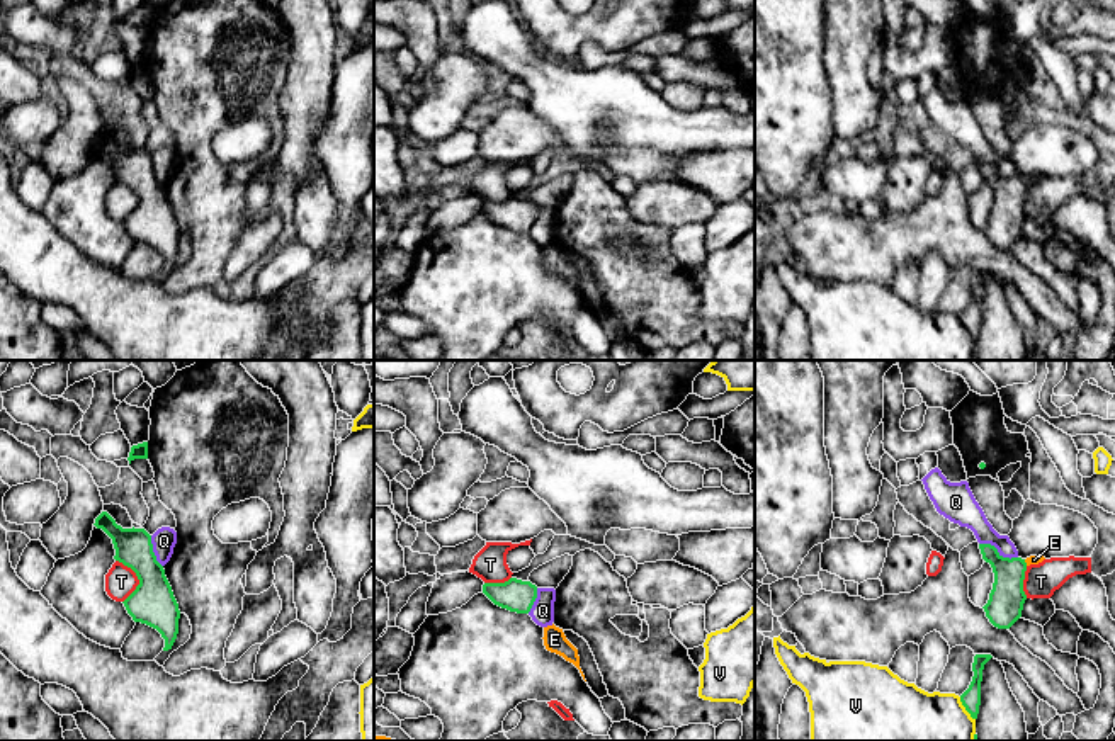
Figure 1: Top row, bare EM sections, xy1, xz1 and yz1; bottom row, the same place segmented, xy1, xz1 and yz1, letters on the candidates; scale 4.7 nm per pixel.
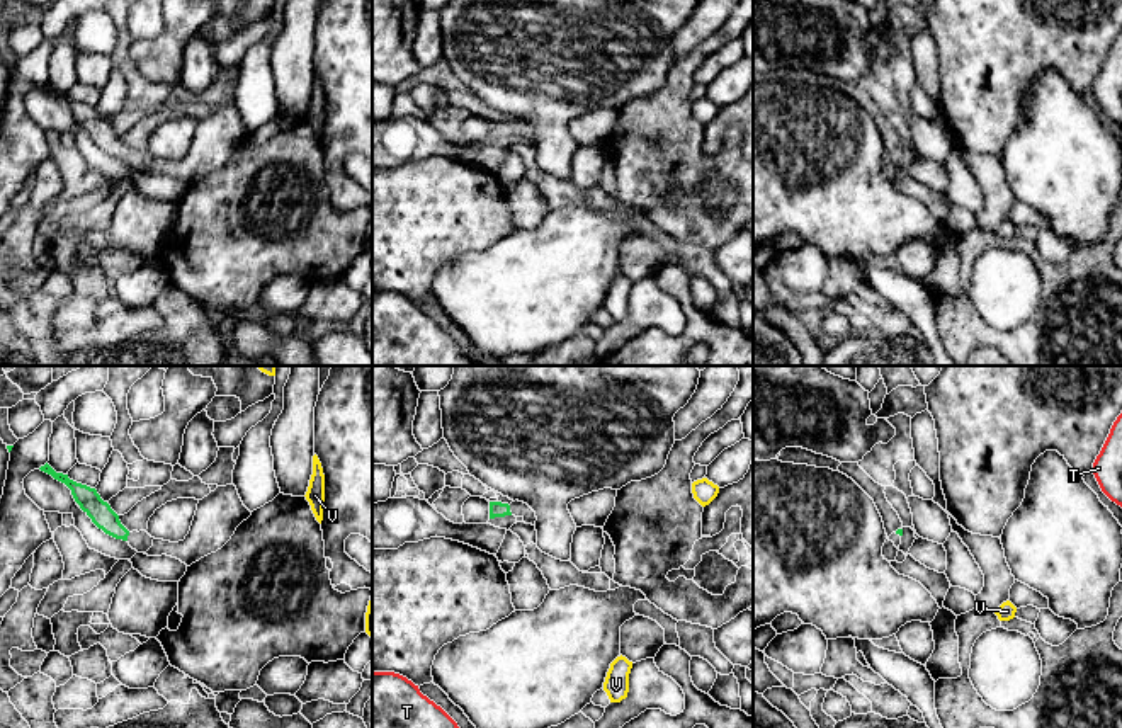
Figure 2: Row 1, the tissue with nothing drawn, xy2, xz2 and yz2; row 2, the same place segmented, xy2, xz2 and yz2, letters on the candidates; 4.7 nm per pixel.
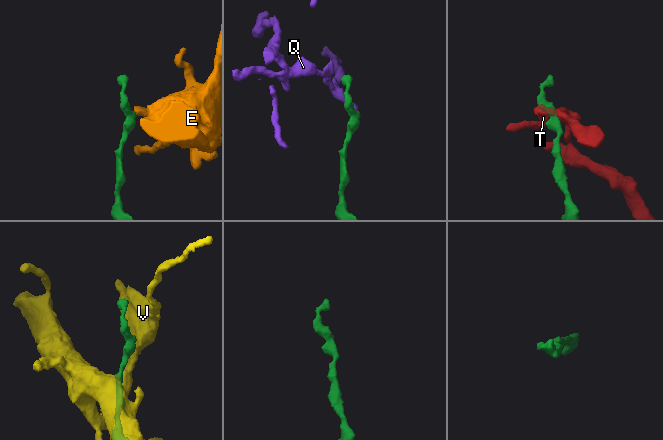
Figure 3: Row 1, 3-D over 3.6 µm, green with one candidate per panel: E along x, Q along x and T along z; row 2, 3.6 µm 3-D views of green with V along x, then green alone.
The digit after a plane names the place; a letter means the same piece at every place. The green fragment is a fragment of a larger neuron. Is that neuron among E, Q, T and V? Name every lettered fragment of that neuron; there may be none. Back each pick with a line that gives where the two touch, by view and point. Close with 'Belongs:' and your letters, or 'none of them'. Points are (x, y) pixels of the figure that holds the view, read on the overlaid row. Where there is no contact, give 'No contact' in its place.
Belongs: none of them

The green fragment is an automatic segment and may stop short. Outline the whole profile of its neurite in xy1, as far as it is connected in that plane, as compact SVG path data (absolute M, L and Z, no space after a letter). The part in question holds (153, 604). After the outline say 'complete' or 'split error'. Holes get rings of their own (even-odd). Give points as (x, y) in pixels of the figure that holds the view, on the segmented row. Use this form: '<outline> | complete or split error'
M102 512L93 523L102 529L114 544L114 559L131 568L139 585L122 602L134 622L156 629L165 639L163 651L172 649L178 634L180 610L163 566L153 552L151 535L144 529L122 529Z | complete

